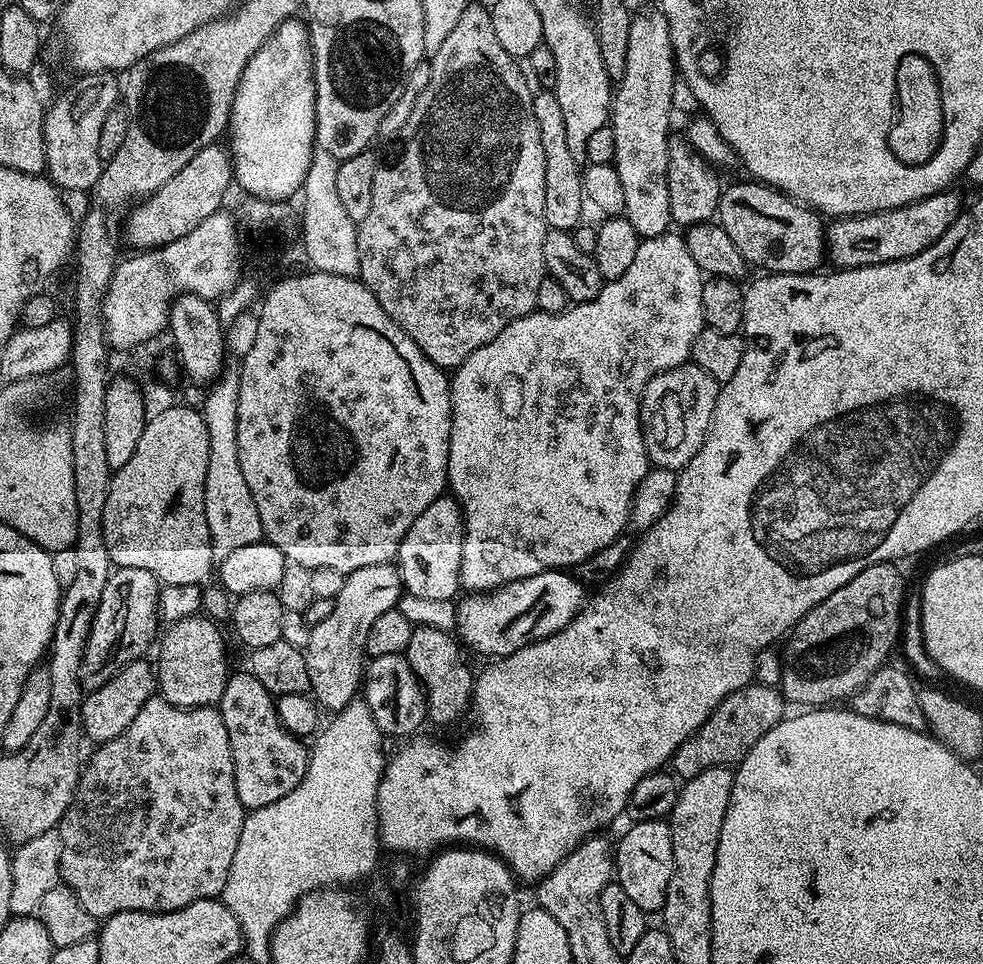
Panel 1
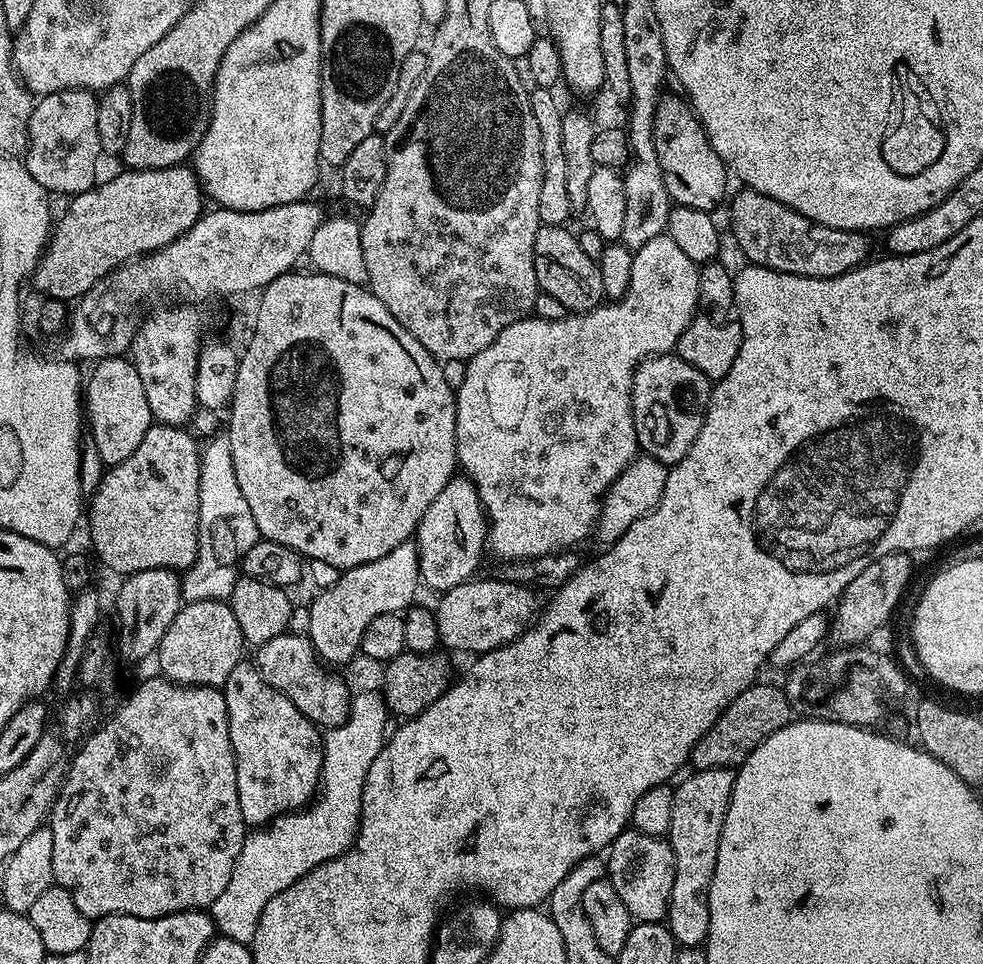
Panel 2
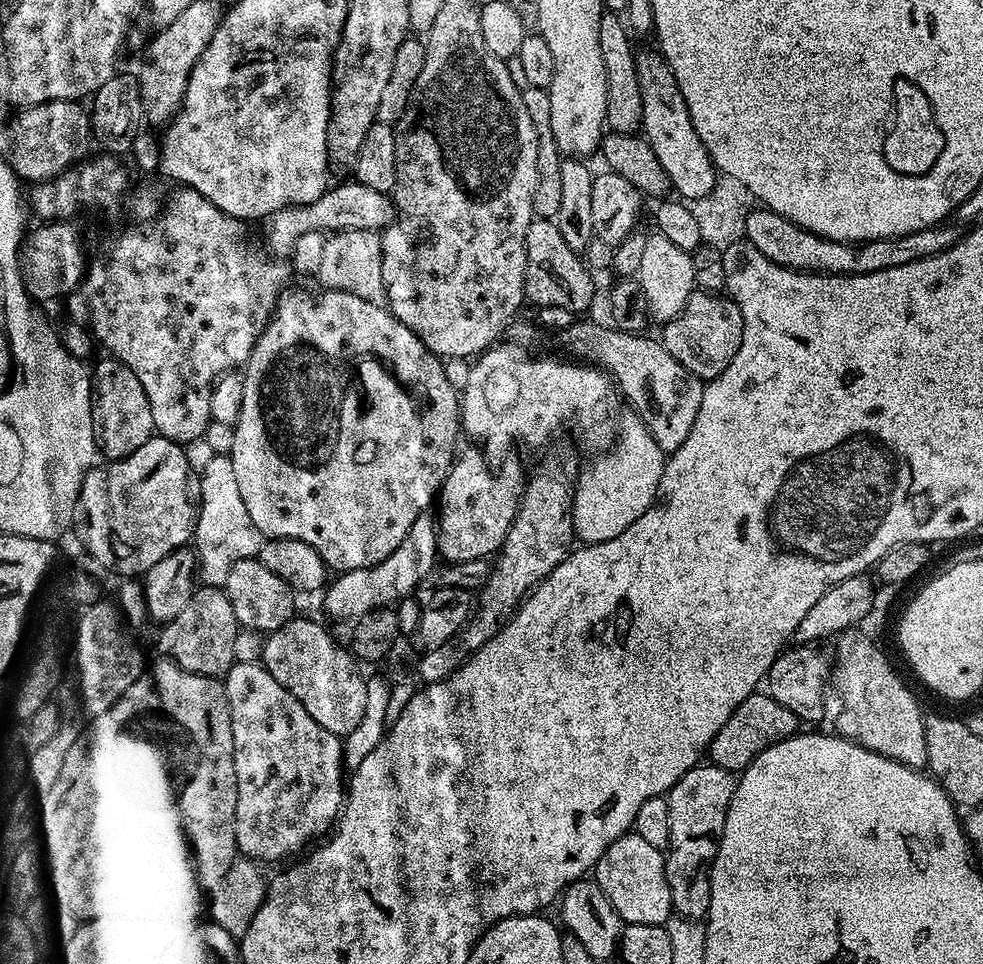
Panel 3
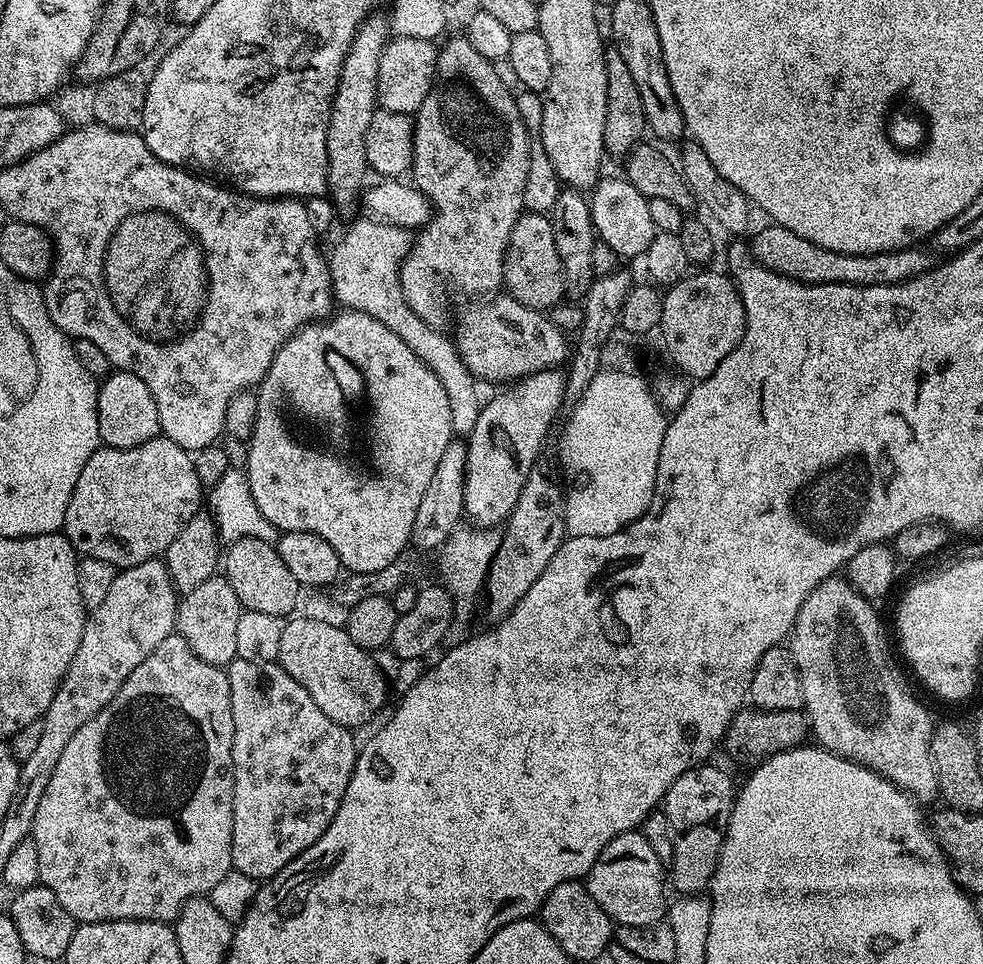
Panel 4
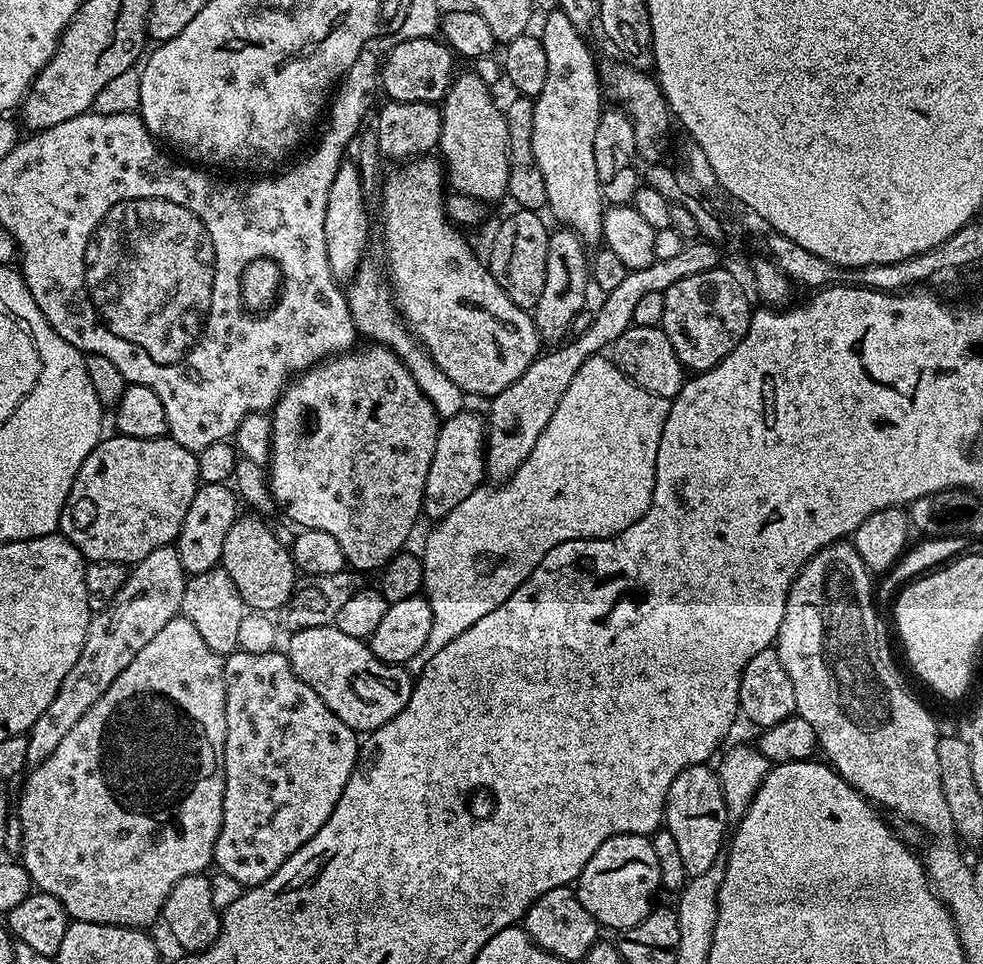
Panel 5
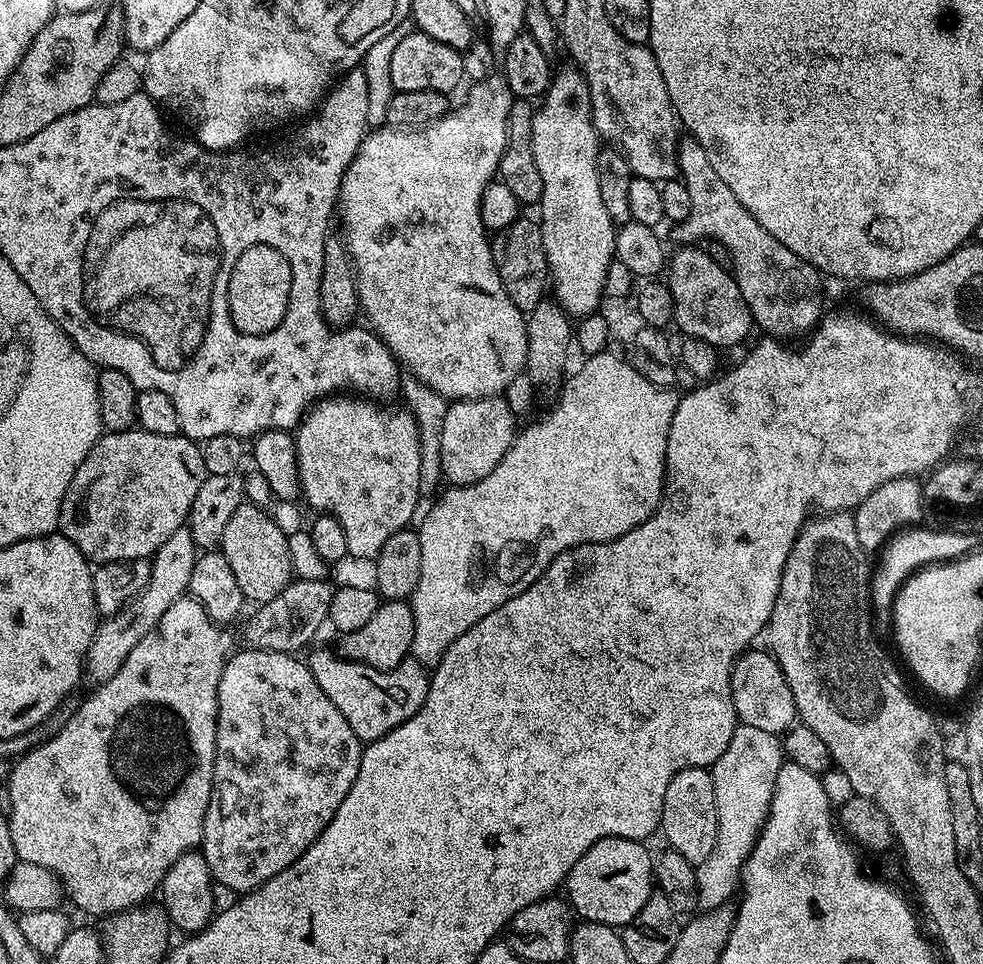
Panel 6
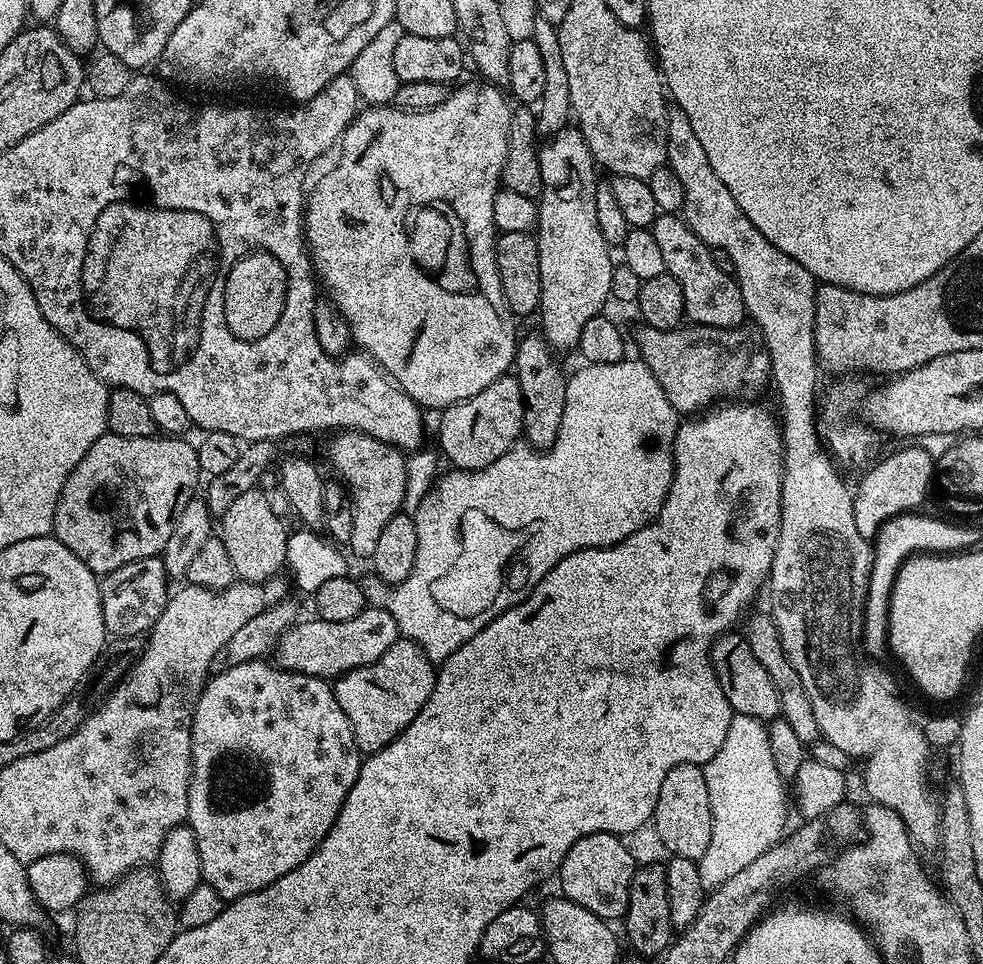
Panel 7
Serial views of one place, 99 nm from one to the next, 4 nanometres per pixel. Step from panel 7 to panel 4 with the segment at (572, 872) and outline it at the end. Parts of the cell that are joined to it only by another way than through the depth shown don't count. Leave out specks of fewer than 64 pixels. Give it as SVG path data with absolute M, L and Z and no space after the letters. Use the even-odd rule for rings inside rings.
M640 830L611 840L598 854L586 877L586 887L594 902L606 910L613 922L625 928L661 923L666 912L664 884L666 888L665 869Z

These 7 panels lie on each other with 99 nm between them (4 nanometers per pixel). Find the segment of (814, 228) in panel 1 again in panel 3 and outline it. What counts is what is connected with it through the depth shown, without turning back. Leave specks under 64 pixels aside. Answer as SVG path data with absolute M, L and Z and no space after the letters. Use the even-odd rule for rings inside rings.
M756 208L746 215L744 236L771 261L786 268L813 274L860 275L880 269L893 269L894 266L906 265L907 262L923 260L946 251L956 244L962 235L960 230L956 231L950 225L936 225L926 230L915 231L914 234L896 236L894 239L867 240L862 244L840 243L806 231L777 212Z

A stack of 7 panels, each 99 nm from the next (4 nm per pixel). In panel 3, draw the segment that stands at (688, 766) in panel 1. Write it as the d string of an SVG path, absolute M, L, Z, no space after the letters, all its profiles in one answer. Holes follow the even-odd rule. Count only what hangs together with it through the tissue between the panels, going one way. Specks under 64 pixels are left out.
M757 690L746 698L746 702L736 707L734 714L726 718L726 726L722 726L718 734L714 734L706 753L707 759L719 768L739 774L748 767L751 760L762 754L762 750L797 735L799 728L796 727L801 727L801 724L802 721L796 717L794 710L786 710L782 702L774 702L774 698L767 691Z

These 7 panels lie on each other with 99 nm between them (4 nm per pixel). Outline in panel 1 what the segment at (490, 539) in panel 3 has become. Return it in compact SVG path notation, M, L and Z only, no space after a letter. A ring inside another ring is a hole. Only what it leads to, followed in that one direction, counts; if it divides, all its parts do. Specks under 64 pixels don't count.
M451 495L439 496L418 518L414 526L406 530L406 538L398 546L398 554L395 558L395 565L400 571L400 582L405 593L408 592L416 600L452 600L457 599L456 592L461 591L460 567L462 566L462 542L464 541L464 512Z

